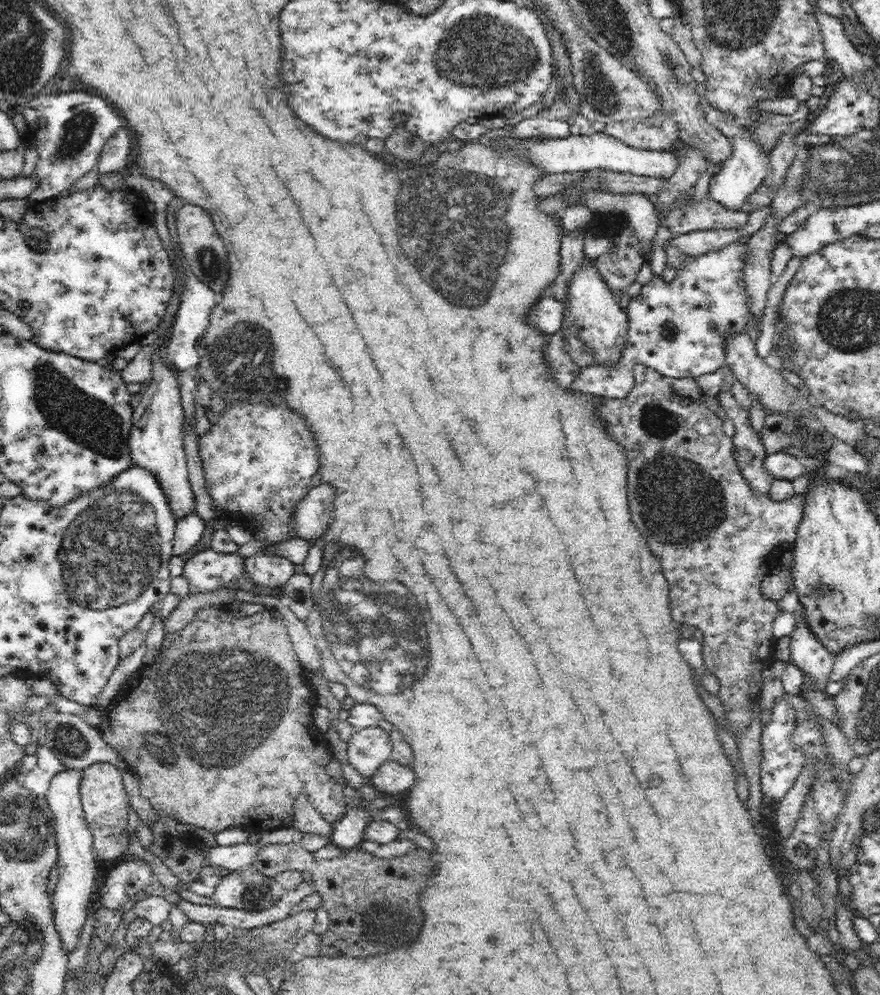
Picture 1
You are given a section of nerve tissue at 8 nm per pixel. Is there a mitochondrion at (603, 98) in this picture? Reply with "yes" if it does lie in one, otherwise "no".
yes

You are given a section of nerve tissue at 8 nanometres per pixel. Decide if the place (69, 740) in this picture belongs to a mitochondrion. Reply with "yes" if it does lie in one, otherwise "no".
yes

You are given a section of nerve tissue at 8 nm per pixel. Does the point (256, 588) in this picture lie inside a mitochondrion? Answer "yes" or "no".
no

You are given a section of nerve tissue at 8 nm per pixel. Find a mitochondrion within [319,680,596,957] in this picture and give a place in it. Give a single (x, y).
(392, 922)

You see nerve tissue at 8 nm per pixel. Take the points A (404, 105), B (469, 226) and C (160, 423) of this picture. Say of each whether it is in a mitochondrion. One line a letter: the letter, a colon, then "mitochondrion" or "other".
A: other
B: mitochondrion
C: other

